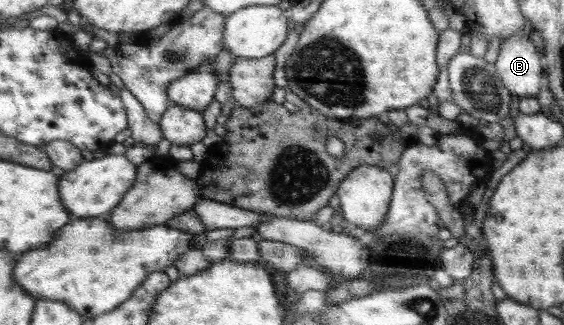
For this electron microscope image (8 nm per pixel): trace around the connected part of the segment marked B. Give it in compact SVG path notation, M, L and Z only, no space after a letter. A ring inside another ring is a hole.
M523 30L503 40L495 69L502 84L514 92L515 99L535 96L540 92L543 71L540 53Z

